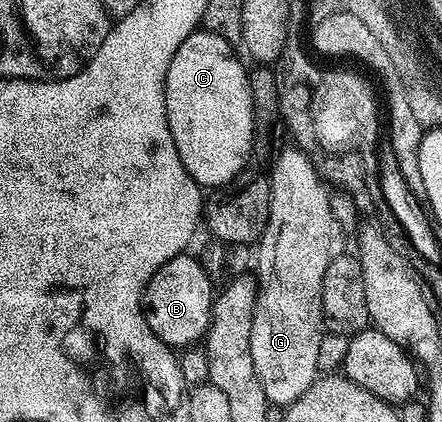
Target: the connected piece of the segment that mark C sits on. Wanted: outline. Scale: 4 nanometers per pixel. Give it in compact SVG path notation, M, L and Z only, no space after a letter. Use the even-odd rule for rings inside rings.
M199 29L193 31L176 49L176 57L172 57L172 65L168 65L166 78L166 116L168 129L172 133L172 141L176 141L176 153L180 153L180 161L184 161L184 169L198 182L203 189L225 188L237 175L247 170L250 150L254 147L256 136L256 120L252 93L250 92L250 76L248 67L238 60L235 48L224 37L216 33Z

